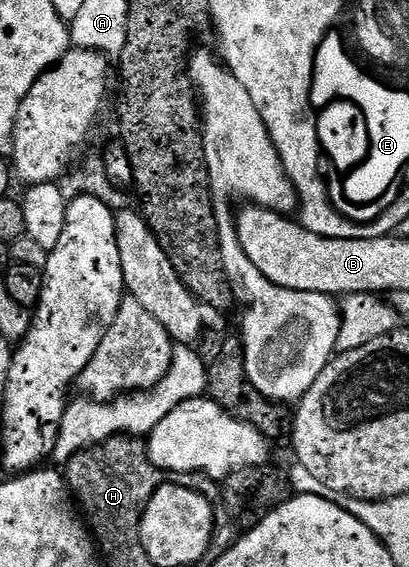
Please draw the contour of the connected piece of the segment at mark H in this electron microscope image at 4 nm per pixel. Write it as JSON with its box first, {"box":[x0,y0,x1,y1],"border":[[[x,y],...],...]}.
{"box":[64,435,164,523],"border":[[[117,435],[87,451],[77,451],[65,464],[64,478],[85,518],[106,519],[106,523],[134,523],[134,519],[142,519],[138,512],[145,513],[153,497],[150,491],[157,493],[154,483],[164,483],[163,472],[150,462],[147,444],[133,435]]]}

